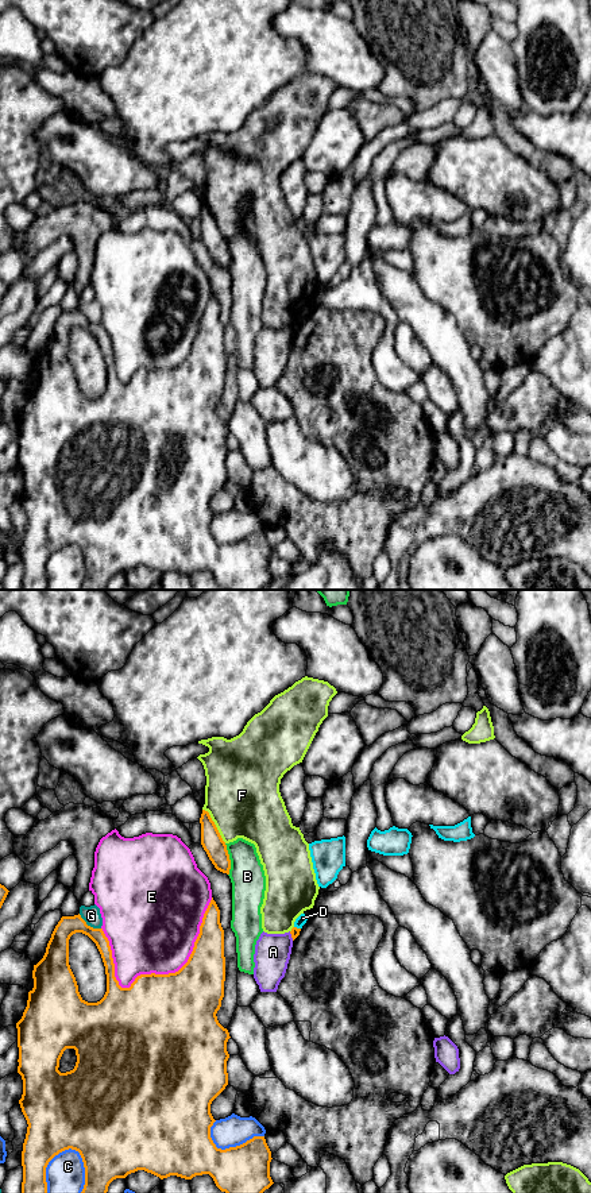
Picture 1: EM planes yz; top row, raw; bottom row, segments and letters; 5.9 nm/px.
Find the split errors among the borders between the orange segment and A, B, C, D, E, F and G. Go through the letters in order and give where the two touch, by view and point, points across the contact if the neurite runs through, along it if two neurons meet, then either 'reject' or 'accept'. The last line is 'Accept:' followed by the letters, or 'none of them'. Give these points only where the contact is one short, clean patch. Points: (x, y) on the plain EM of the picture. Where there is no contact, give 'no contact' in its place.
A: meets orange in yz at (292, 331); reject
B: meets orange in yz at (230, 255); reject
C: meets orange in yz at (47, 559); reject
D: meets orange in yz at (296, 323); border along yz (294, 321), (300, 324); reject
E: meets orange in yz at (184, 361); reject
F: meets orange in yz at (215, 220); reject
G: meets orange in yz at (89, 321); reject
Accept: none of them

